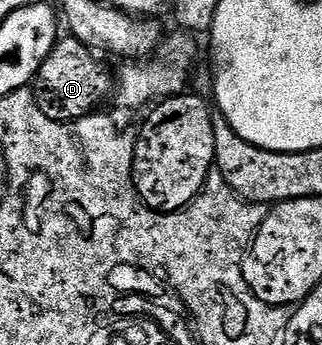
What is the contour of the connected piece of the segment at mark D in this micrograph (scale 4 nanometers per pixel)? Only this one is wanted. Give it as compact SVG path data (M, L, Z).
M69 35L63 36L44 61L36 78L36 100L53 121L78 121L99 108L106 96L116 89L116 77L89 45Z

